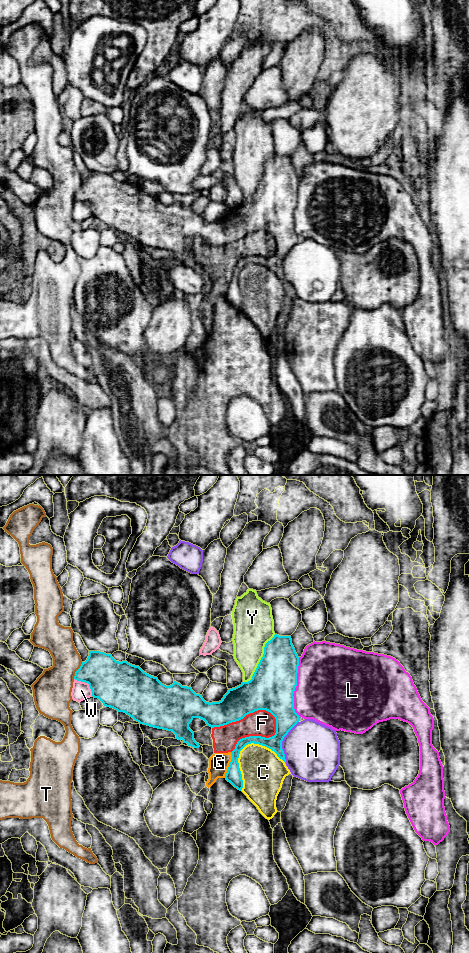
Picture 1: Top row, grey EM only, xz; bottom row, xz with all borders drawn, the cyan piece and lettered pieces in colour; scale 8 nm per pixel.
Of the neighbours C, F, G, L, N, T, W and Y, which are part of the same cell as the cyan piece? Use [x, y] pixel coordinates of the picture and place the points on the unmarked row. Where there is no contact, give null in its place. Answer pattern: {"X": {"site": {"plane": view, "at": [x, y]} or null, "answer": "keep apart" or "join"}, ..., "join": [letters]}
{"C": {"site": {"plane": "xz", "at": [243, 267]}, "answer": "keep apart"}, "F": {"site": {"plane": "xz", "at": [244, 236]}, "answer": "keep apart"}, "G": {"site": {"plane": "xz", "at": [229, 285]}, "answer": "keep apart"}, "L": {"site": {"plane": "xz", "at": [295, 207]}, "answer": "keep apart"}, "N": {"site": {"plane": "xz", "at": [281, 262]}, "answer": "keep apart"}, "T": {"site": {"plane": "xz", "at": [77, 190]}, "answer": "keep apart"}, "W": {"site": {"plane": "xz", "at": [87, 202]}, "answer": "keep apart"}, "Y": {"site": {"plane": "xz", "at": [260, 180]}, "answer": "keep apart"}, "join": []}

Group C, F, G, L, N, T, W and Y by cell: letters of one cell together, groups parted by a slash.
C / F G / L / N / T / W / Y

